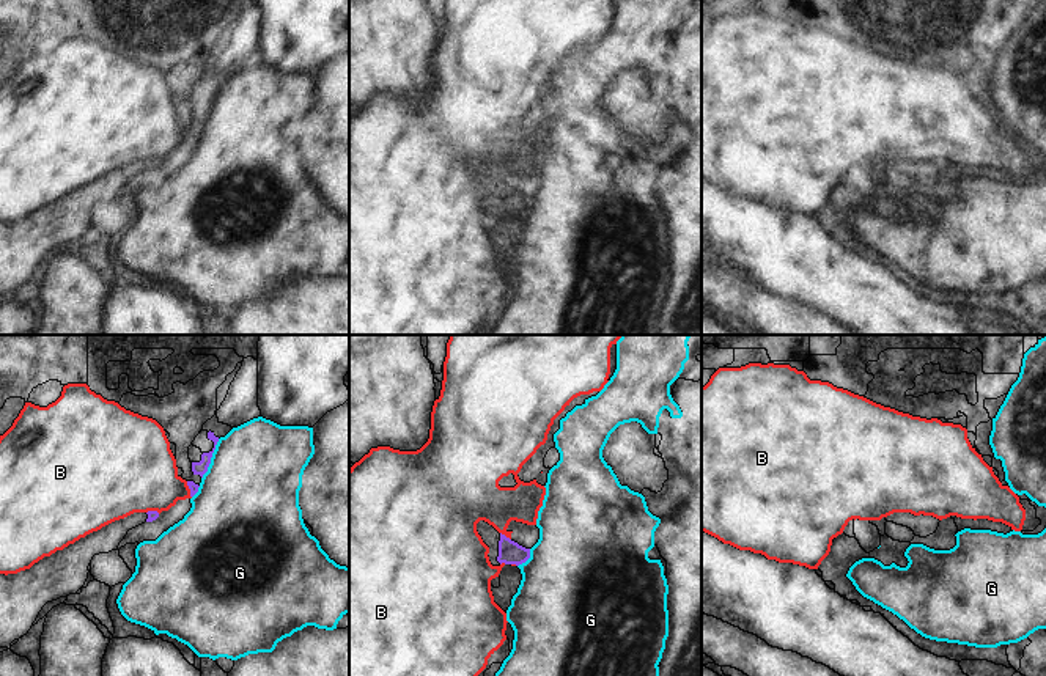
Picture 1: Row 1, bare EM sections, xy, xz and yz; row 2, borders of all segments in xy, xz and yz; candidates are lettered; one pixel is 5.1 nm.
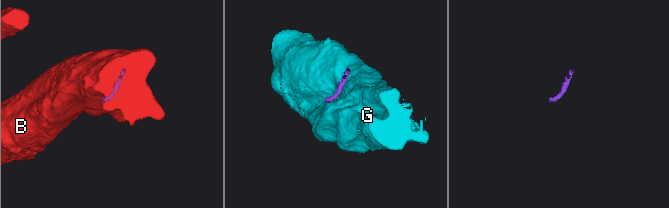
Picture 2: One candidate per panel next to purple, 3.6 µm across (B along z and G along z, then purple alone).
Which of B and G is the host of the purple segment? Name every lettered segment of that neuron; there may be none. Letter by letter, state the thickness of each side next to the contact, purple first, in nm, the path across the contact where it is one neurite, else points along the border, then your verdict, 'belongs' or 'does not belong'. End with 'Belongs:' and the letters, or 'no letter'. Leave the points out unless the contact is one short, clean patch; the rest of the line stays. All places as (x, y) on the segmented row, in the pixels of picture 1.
B: 120 nm thick on the purple side, 280 nm on the other; border along xz (500, 532), (510, 540); does not belong
G: 70 nm thick on the purple side, 480 nm on the other; does not belong
Belongs: no letter

